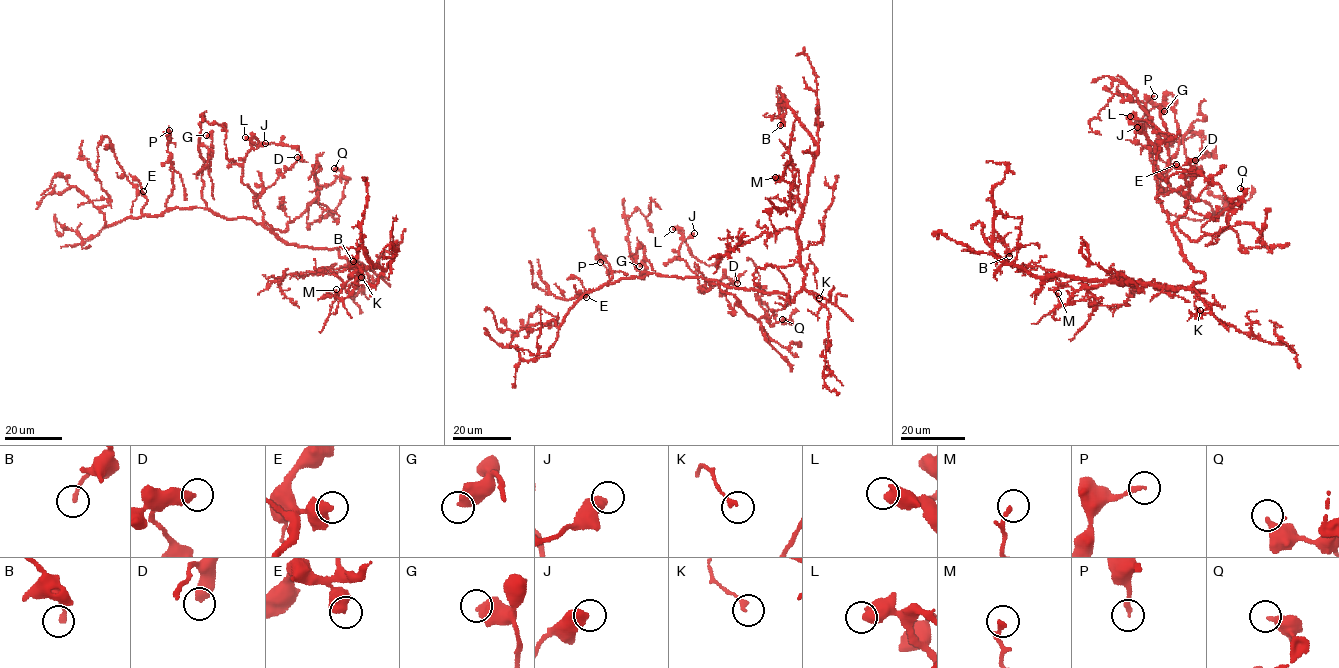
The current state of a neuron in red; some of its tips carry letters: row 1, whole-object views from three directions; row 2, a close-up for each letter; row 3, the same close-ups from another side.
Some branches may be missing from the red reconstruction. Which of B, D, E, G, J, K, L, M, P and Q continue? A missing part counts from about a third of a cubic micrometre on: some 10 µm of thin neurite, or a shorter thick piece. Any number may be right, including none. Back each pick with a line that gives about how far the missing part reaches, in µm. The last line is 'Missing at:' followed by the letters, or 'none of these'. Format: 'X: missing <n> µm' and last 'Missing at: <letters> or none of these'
Missing at: none of these

